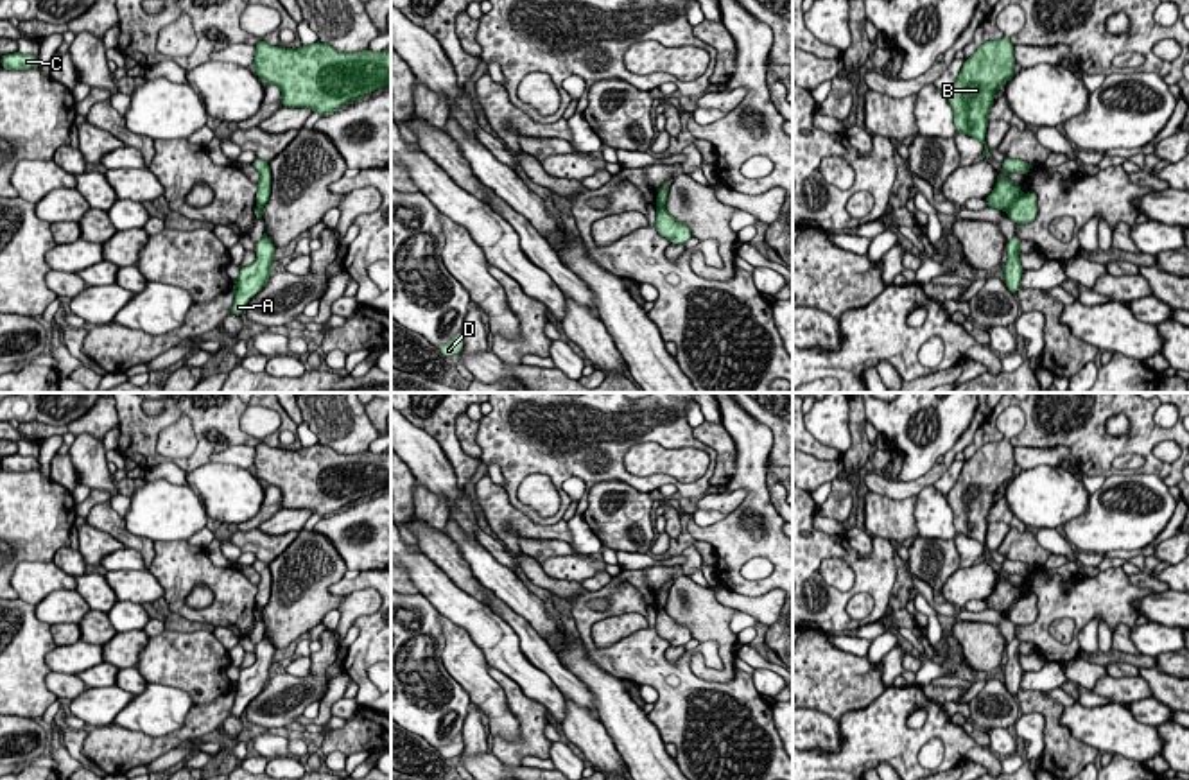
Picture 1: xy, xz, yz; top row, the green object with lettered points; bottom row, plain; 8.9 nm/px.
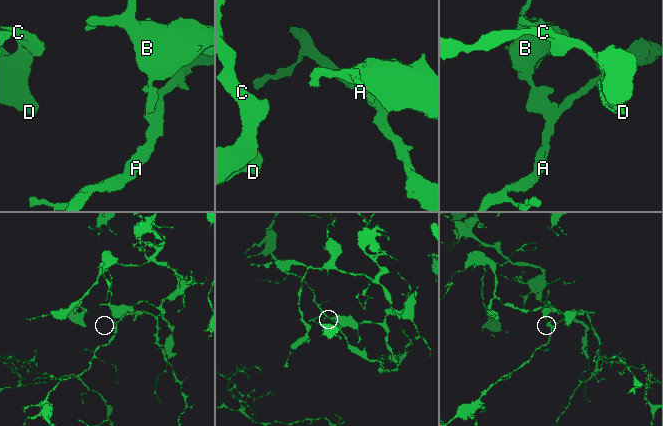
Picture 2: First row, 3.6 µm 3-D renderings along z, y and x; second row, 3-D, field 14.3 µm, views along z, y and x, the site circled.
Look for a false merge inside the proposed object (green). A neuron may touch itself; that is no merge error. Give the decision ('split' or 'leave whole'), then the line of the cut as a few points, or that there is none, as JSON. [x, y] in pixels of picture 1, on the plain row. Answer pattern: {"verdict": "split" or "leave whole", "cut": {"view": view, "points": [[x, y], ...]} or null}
{"verdict": "split", "cut": {"view": "yz", "points": [[1021, 596], [1005, 612]]}}

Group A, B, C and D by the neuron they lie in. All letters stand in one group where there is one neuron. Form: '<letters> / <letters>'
A / B C D

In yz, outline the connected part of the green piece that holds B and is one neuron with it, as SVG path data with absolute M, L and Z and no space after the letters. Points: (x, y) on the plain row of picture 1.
M1004 438L1002 441L986 443L968 461L965 461L954 488L947 495L949 506L952 507L954 515L956 533L979 542L985 547L981 558L986 559L992 559L985 543L988 529L986 518L994 507L994 497L997 495L999 488L1013 479L1013 468L1015 459L1013 445L1010 439Z

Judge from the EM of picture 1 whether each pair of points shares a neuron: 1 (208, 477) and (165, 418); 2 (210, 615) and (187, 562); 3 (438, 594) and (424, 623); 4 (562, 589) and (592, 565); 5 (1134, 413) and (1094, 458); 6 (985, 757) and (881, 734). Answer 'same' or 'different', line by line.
1: different
2: same
3: different
4: different
5: same
6: same

